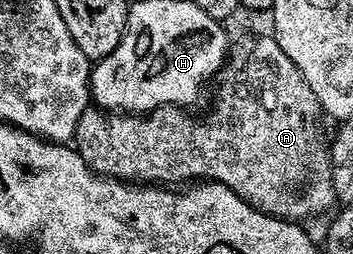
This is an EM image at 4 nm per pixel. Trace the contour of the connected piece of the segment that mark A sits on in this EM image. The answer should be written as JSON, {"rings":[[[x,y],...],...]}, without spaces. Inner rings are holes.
{"rings":[[[273,34],[266,35],[246,35],[243,39],[238,39],[229,44],[228,54],[225,64],[216,76],[218,83],[218,96],[214,99],[214,104],[210,107],[210,112],[203,119],[193,119],[189,115],[189,110],[183,109],[178,105],[167,105],[165,107],[155,107],[149,113],[107,113],[102,109],[87,109],[80,117],[80,121],[74,130],[73,146],[84,157],[84,161],[89,167],[97,171],[100,175],[109,175],[112,179],[121,179],[123,181],[141,181],[146,185],[186,185],[191,181],[213,181],[222,183],[232,193],[239,195],[248,205],[252,205],[256,210],[264,212],[266,215],[275,215],[277,219],[287,221],[303,221],[309,215],[318,215],[321,211],[326,211],[330,206],[335,206],[336,200],[333,193],[333,181],[330,179],[331,159],[328,150],[328,143],[322,140],[322,131],[318,128],[318,115],[320,108],[312,89],[304,81],[300,69],[280,49],[280,45],[274,40]]]}

